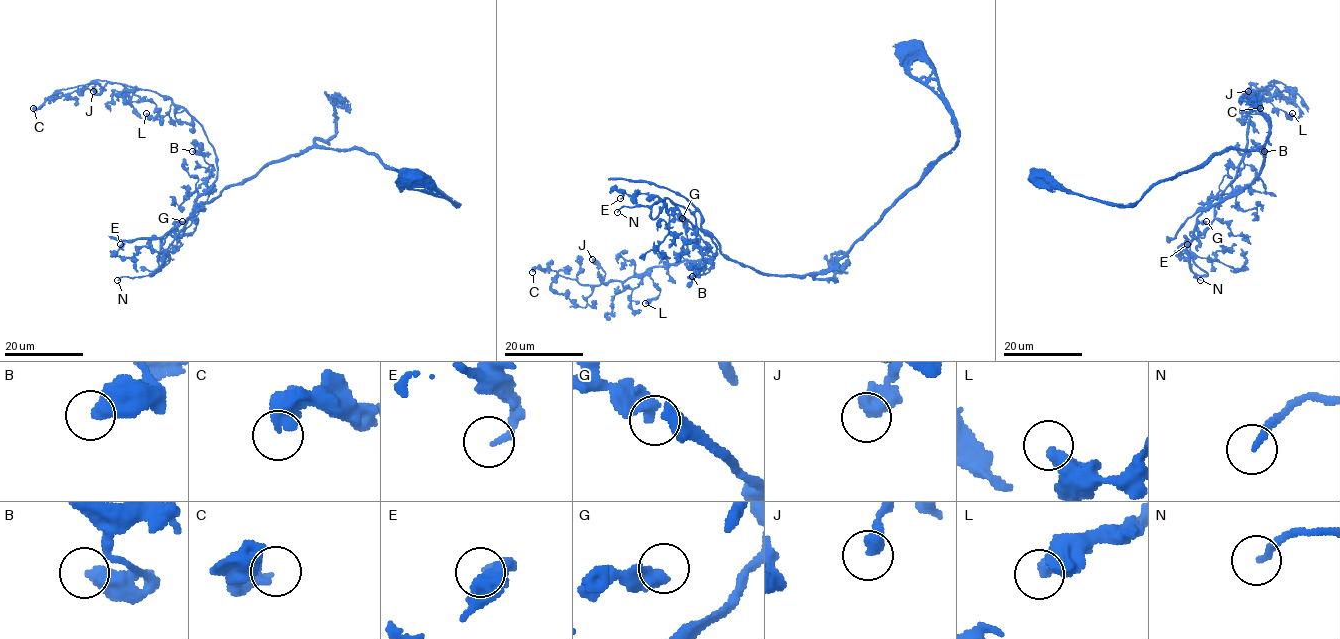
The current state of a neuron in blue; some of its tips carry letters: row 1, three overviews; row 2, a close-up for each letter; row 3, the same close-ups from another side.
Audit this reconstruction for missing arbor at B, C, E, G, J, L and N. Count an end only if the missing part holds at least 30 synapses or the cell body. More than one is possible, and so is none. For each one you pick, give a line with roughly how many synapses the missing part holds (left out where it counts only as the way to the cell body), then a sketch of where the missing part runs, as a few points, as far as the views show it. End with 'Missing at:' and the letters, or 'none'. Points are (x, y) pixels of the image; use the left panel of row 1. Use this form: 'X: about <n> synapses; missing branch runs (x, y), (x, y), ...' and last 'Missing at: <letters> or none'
Missing at: none

